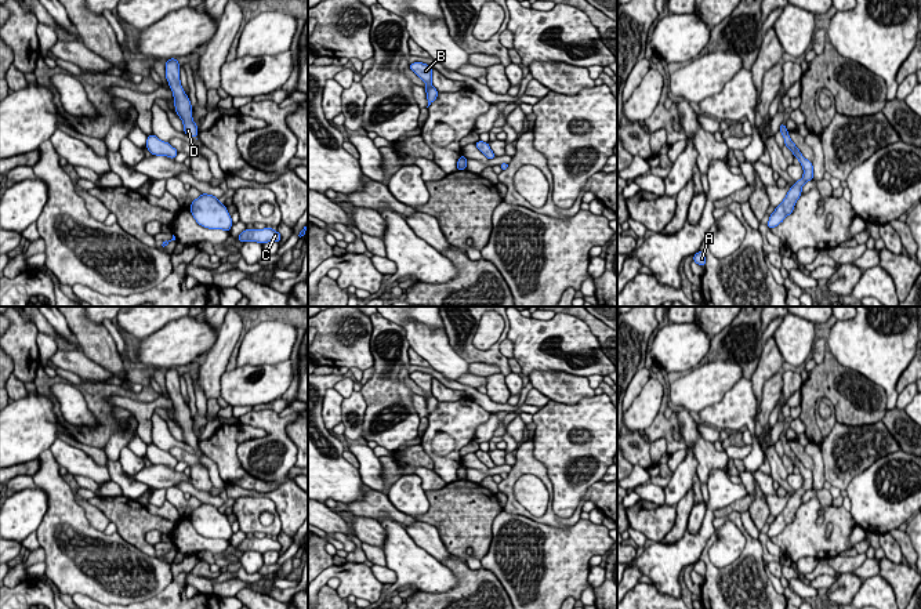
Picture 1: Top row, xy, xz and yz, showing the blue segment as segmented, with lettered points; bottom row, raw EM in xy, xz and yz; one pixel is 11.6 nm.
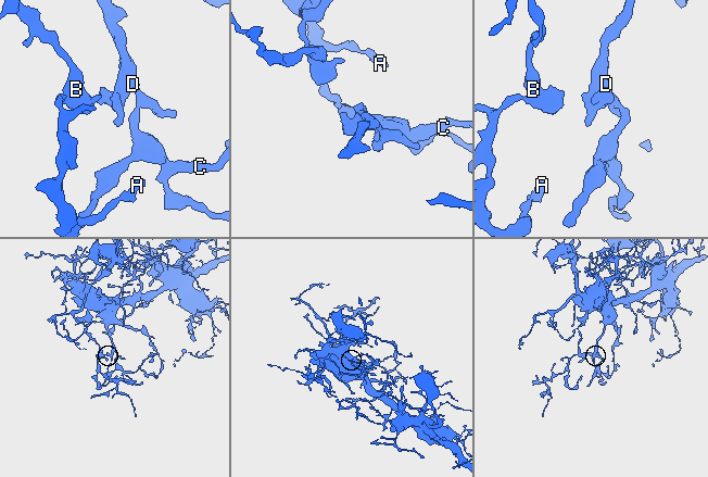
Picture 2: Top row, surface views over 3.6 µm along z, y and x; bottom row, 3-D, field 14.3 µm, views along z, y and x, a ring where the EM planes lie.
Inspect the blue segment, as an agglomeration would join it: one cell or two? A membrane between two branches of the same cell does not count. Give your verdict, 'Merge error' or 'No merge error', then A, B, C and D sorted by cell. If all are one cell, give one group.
No merge error. Groups: A B C D

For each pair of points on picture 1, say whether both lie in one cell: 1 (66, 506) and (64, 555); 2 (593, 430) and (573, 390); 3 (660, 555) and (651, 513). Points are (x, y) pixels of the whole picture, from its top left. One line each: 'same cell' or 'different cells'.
1: same cell
2: different cells
3: different cells

